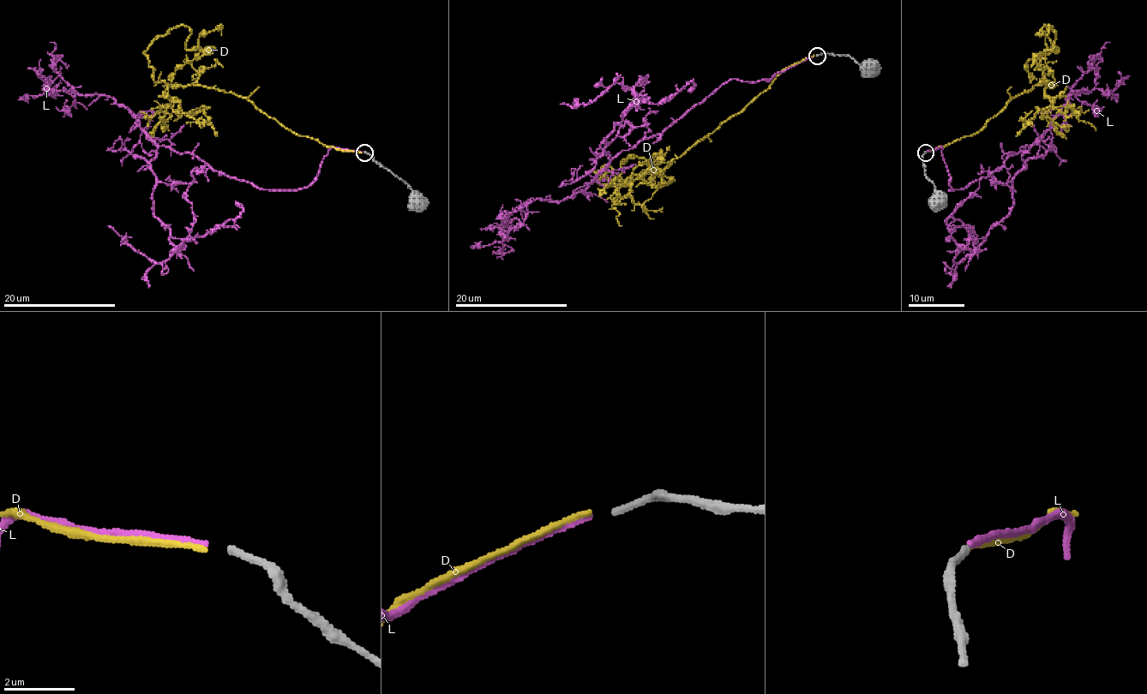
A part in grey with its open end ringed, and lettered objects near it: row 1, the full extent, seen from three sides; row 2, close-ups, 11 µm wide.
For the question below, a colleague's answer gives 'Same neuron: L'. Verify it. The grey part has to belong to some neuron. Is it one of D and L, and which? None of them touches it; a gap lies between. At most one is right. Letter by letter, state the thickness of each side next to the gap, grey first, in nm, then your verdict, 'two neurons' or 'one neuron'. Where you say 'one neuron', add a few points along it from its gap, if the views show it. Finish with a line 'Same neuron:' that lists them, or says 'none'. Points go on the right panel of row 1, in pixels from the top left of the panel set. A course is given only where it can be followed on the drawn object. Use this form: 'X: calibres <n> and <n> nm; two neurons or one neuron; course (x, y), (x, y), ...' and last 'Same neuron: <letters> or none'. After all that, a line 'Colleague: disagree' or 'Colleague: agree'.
D: calibres 190 and 130 nm; two neurons
L: calibres 190 and 200 nm; one neuron; course (926, 152), (939, 147), (948, 189), (962, 189), (1028, 147), (1011, 210), (955, 262), (973, 249), (973, 225)
Same neuron: L
Colleague: agree

